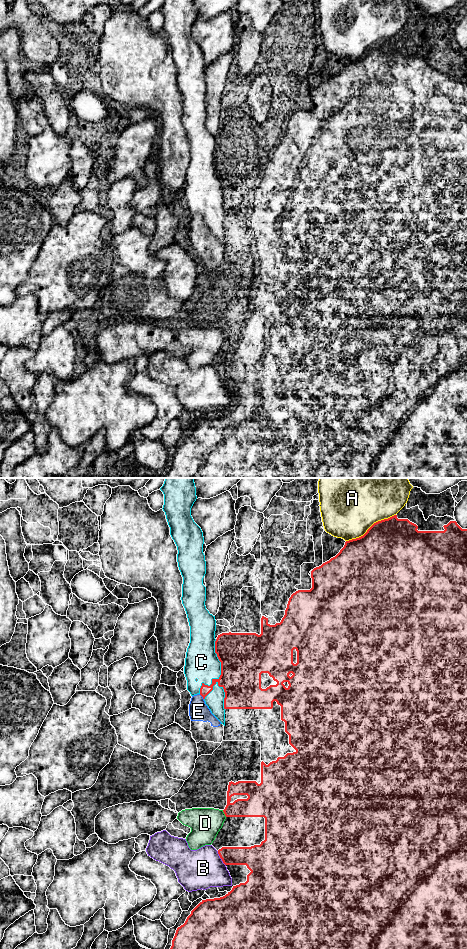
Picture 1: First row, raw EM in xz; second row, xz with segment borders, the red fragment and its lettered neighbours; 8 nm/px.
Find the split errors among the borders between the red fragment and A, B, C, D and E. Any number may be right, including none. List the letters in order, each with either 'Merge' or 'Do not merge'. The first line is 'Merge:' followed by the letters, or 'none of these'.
Merge: none of these
A: Do not merge
B: Do not merge
C: Do not merge
D: Do not merge
E: Do not merge

